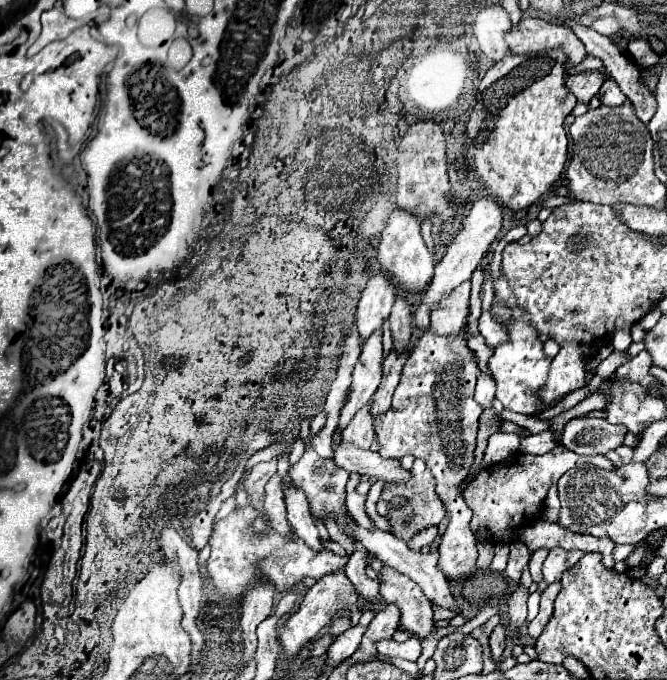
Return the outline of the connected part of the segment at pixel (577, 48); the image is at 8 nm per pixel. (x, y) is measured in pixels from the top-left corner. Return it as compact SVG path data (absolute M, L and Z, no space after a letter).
M524 17L520 25L512 27L512 31L506 35L506 43L516 55L562 49L566 53L566 71L580 65L588 57L582 41L566 25L550 23L544 19Z

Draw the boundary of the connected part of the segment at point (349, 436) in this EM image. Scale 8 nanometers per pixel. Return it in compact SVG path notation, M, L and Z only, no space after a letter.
M370 403L362 407L350 425L342 431L342 443L352 443L358 445L360 449L370 449L374 441L374 429L372 429L372 419L370 419Z

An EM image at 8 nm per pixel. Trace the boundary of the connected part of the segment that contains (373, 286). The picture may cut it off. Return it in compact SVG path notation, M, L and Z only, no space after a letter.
M378 275L368 281L356 309L356 327L362 337L362 343L374 331L382 329L384 321L390 317L394 299L396 299L396 293L394 293L394 283L390 281L390 277Z

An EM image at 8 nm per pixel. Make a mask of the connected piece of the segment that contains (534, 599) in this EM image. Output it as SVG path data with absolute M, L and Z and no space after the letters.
M536 590L535 592L530 594L530 597L528 597L528 623L538 615L539 607L540 607L540 596L541 592L539 590Z

